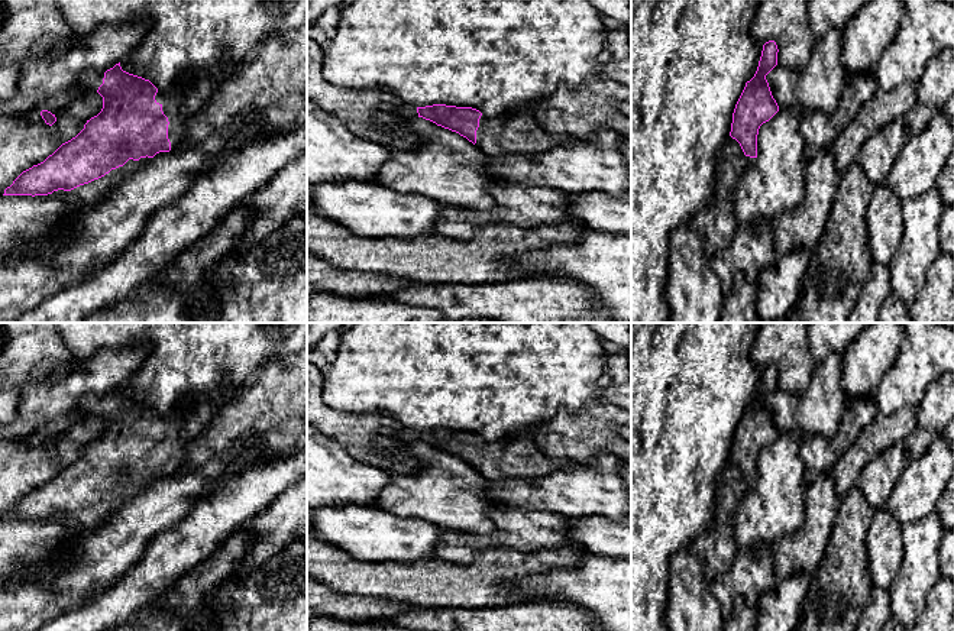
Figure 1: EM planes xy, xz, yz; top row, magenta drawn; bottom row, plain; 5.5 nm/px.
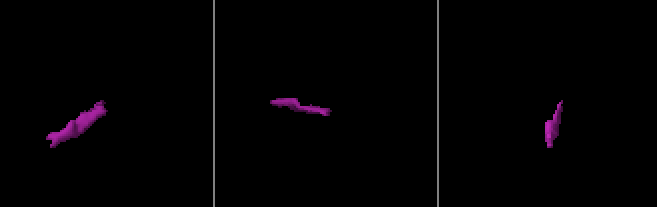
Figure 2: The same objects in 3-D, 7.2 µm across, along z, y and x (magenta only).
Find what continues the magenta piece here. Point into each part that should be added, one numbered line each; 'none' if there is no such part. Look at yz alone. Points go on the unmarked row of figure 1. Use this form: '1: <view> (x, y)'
none

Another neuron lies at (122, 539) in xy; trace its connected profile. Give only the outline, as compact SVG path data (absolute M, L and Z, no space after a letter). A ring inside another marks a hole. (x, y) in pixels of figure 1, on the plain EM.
M237 441L198 472L156 478L148 489L114 509L103 524L78 528L74 534L68 533L68 515L64 514L48 520L0 521L0 631L38 631L43 624L100 595L114 579L139 563L155 534L175 527L190 515L206 488L223 475L243 449L243 443ZM43 562L56 562L58 566L41 573L33 583L22 583L14 590L7 588L13 576L26 575L32 566Z

